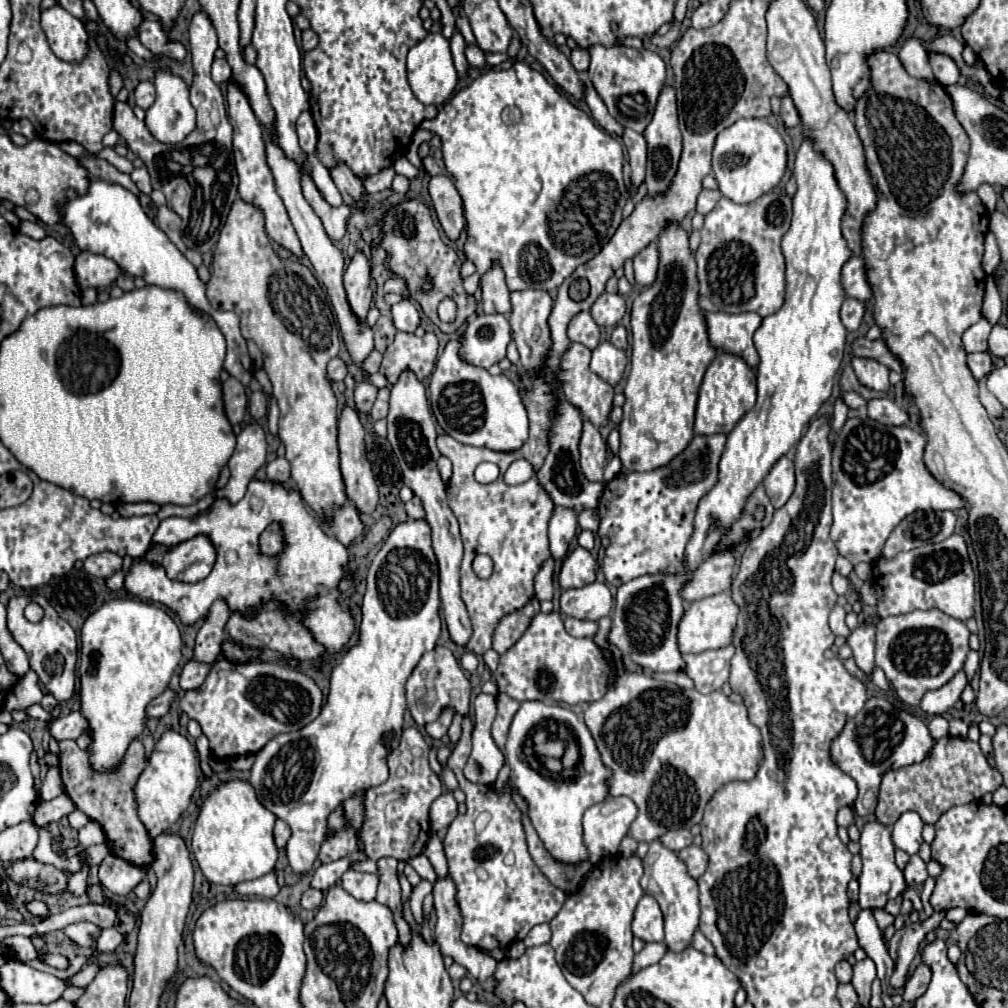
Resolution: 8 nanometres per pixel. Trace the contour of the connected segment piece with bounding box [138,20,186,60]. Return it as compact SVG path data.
M142 20L138 26L138 38L152 54L168 54L174 60L184 60L186 56L184 46L170 42L168 34L156 20Z

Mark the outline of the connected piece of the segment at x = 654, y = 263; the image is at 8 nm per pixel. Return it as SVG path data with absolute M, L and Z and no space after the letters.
M650 242L634 256L634 278L640 286L650 286L658 270L658 244Z

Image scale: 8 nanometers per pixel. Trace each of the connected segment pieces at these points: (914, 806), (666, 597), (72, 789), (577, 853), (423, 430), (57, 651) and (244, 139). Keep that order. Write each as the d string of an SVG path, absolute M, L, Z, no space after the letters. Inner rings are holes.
M940 738L934 744L934 752L920 762L912 766L904 766L900 770L890 770L884 774L880 784L880 798L876 806L876 818L892 826L900 814L914 810L920 814L924 824L936 824L940 816L958 804L968 804L980 800L986 792L996 792L996 788L1002 784L1002 774L994 770L986 756L982 754L980 746L972 740L964 738Z
M688 574L682 576L640 576L634 578L618 588L616 594L616 606L612 612L612 628L610 628L610 642L616 644L626 658L630 658L634 664L642 666L646 672L680 672L684 670L682 654L676 644L676 628L678 620L684 614L684 602L678 596L678 590L688 580Z
M60 740L60 774L66 794L78 810L102 826L112 854L134 866L150 866L154 860L154 842L142 820L138 820L132 792L134 780L138 780L144 766L144 746L140 740L130 742L124 762L112 772L94 770L90 764L90 752L80 750L76 740Z
M522 702L520 710L516 712L516 716L512 720L512 726L508 732L508 742L504 746L504 754L506 754L506 760L512 768L510 782L518 788L518 792L528 802L530 820L536 828L540 840L544 842L544 848L550 854L550 858L560 862L560 864L566 864L566 866L576 866L580 862L590 860L590 852L588 852L584 838L582 838L582 814L592 804L602 802L608 796L606 780L610 776L610 770L602 764L600 752L598 752L586 724L568 708L546 706L544 702ZM548 718L558 718L558 722L564 722L566 726L576 726L576 740L580 746L580 762L572 770L570 778L558 778L558 780L550 778L548 770L534 766L524 756L522 748L524 748L528 734Z
M404 372L398 384L392 386L390 412L386 420L388 420L388 440L402 468L402 480L422 500L424 510L426 510L426 522L432 528L432 548L434 548L434 554L438 558L438 568L440 568L440 598L442 598L444 618L448 624L450 638L458 646L464 646L466 640L470 638L472 628L470 628L466 606L462 604L462 598L460 598L460 584L458 584L460 560L462 560L462 540L458 532L458 522L446 500L446 484L442 482L438 474L438 466L436 466L440 452L436 448L436 428L432 422L424 386L422 382L418 382L418 378L412 372Z
M14 596L8 602L8 630L12 638L22 646L22 650L30 658L30 668L38 674L42 686L58 700L64 702L74 694L74 666L78 658L78 642L76 642L76 632L74 628L62 620L56 610L50 606L50 602L40 596ZM28 602L38 602L44 608L44 618L38 624L32 624L24 618L24 608Z
M230 80L228 86L228 94L226 94L226 102L228 102L228 118L230 124L234 126L234 160L236 160L236 172L240 178L238 184L238 196L246 202L256 206L262 214L264 214L264 224L266 224L266 234L276 240L280 246L292 250L296 256L302 256L302 248L298 244L298 236L290 224L288 212L282 204L282 198L276 194L274 190L274 180L272 180L272 172L266 164L266 152L264 152L264 140L262 140L262 128L250 108L250 102L246 100L246 96L240 92L240 88Z

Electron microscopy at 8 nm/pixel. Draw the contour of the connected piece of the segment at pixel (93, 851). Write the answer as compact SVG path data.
M100 844L100 846L88 846L84 854L86 854L88 866L98 866L110 854L110 850L108 850L108 844Z

